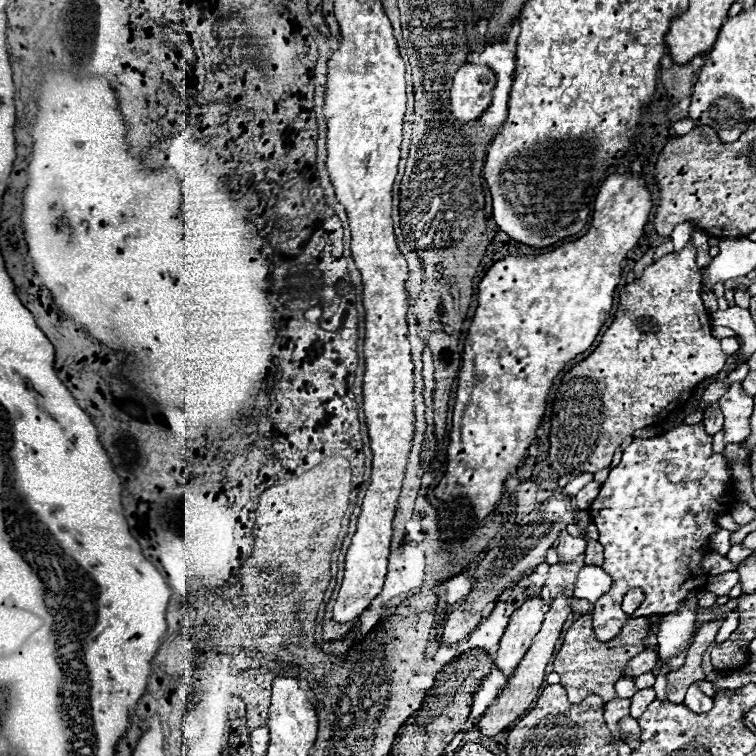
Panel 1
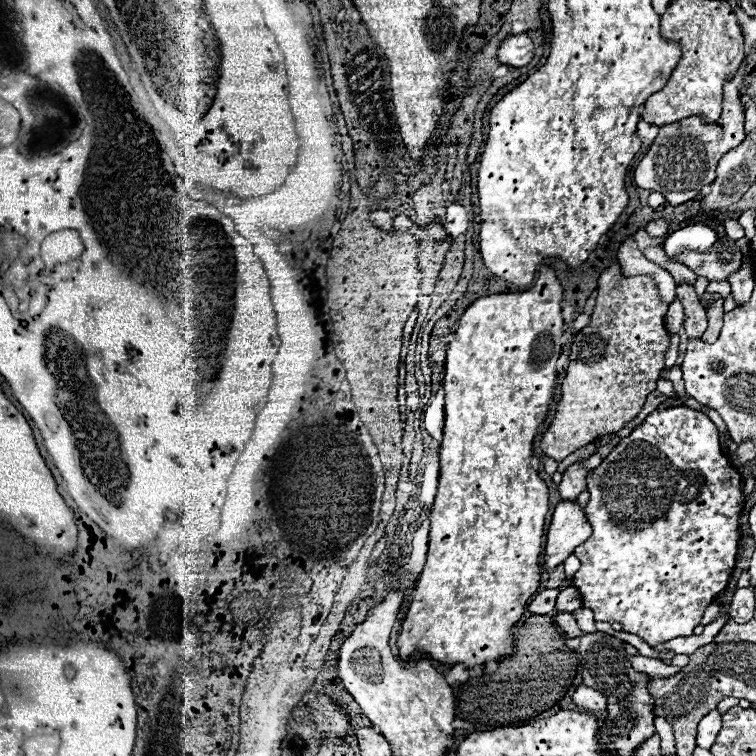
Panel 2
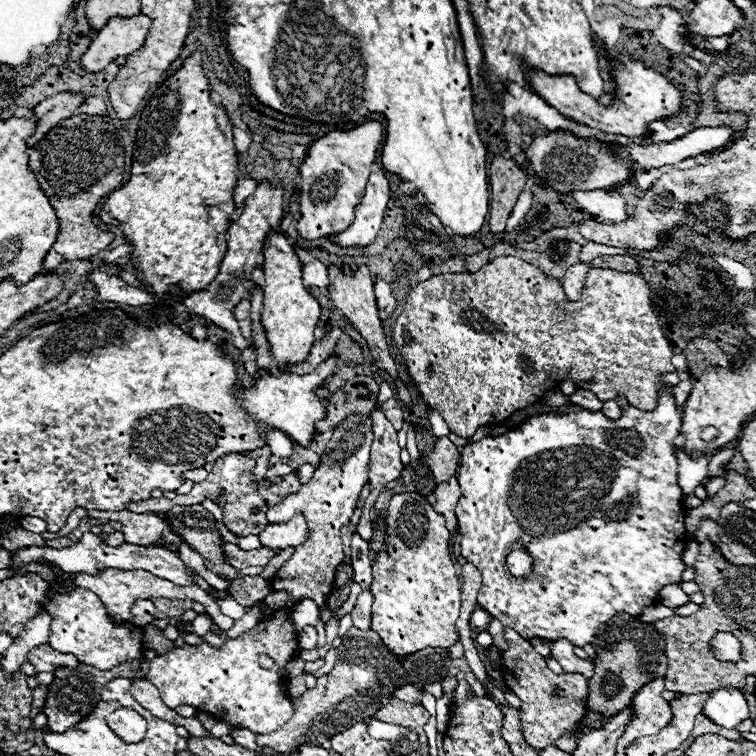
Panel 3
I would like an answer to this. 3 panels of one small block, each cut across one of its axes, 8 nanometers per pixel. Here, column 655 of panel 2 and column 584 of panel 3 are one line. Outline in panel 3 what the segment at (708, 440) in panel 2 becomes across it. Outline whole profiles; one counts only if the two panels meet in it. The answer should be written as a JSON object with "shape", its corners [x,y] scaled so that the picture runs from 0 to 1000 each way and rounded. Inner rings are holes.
{"shape":[[[886,492],[878,497],[878,505],[884,508],[884,516],[873,521],[870,540],[860,545],[849,545],[839,537],[825,537],[823,550],[817,556],[802,553],[796,545],[754,545],[754,548],[717,548],[696,556],[683,569],[656,577],[656,579],[638,579],[632,585],[624,585],[614,590],[611,608],[606,619],[606,640],[611,648],[611,656],[603,667],[603,685],[606,685],[606,704],[611,709],[608,714],[608,733],[616,738],[616,743],[627,746],[638,762],[638,778],[632,780],[632,802],[643,807],[651,817],[661,820],[667,828],[683,833],[693,844],[720,844],[720,847],[741,847],[749,844],[759,854],[775,854],[786,847],[788,833],[794,825],[804,823],[817,810],[828,810],[833,815],[844,815],[849,804],[862,802],[870,794],[870,783],[884,772],[897,772],[902,757],[907,749],[899,741],[902,728],[907,725],[907,698],[905,698],[905,675],[899,669],[899,659],[905,651],[897,643],[897,627],[894,627],[894,593],[892,579],[899,574],[902,548],[892,534],[889,511],[897,508],[897,492]],[[677,728],[696,728],[706,741],[706,754],[698,765],[683,765],[675,757],[661,757],[661,749],[669,751],[669,735]]]}

